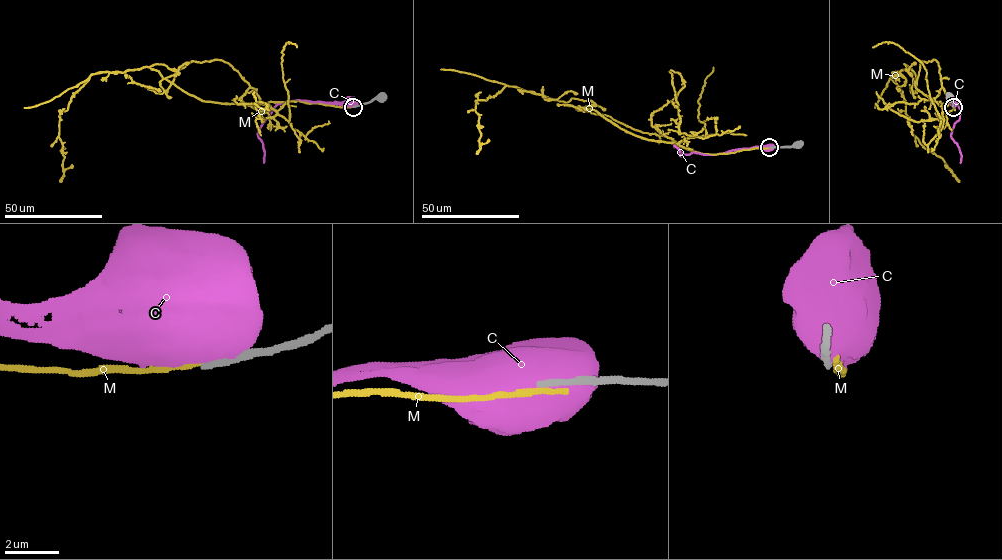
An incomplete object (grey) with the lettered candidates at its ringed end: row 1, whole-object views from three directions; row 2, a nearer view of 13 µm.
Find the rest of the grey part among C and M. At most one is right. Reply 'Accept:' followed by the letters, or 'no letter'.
Accept: no letter

